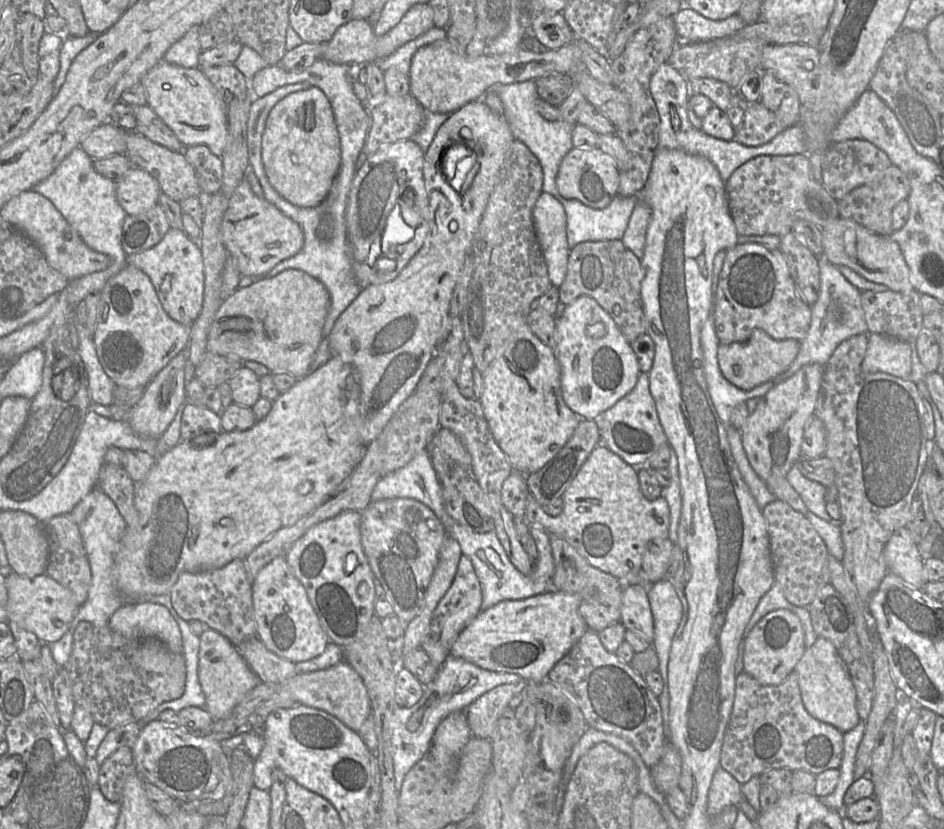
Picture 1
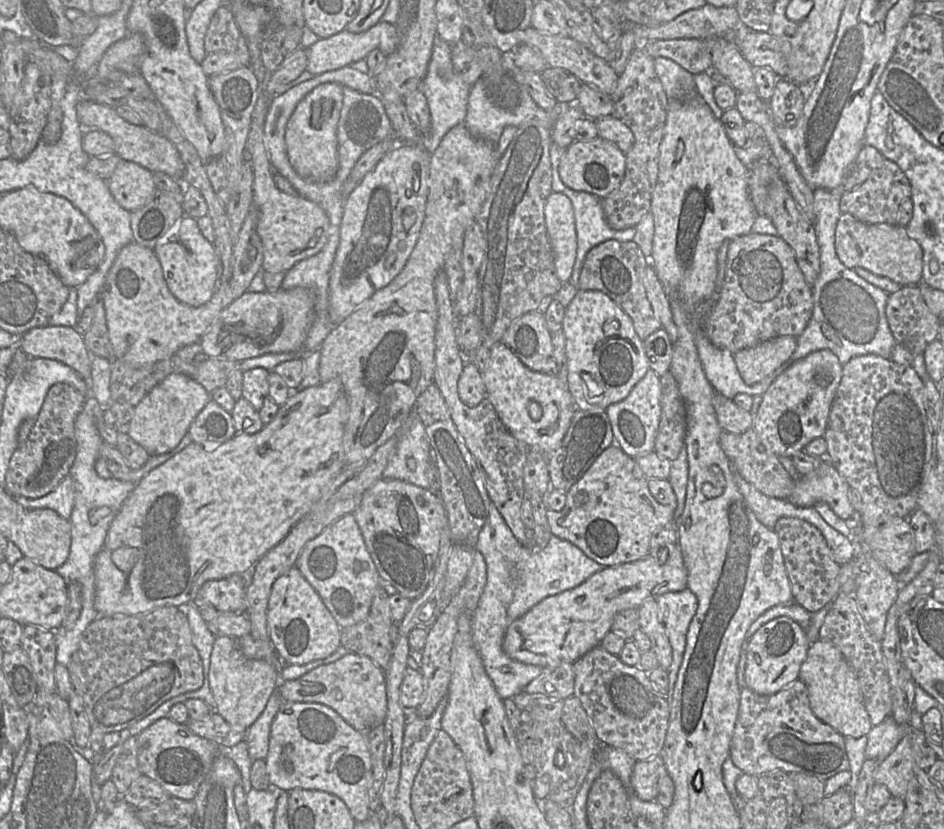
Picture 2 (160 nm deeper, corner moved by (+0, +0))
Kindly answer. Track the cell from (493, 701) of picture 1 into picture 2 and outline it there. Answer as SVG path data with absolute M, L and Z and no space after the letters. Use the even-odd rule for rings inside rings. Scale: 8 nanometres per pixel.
M567 662L554 668L543 669L540 675L524 688L524 692L560 700L574 696L574 685L573 663Z

